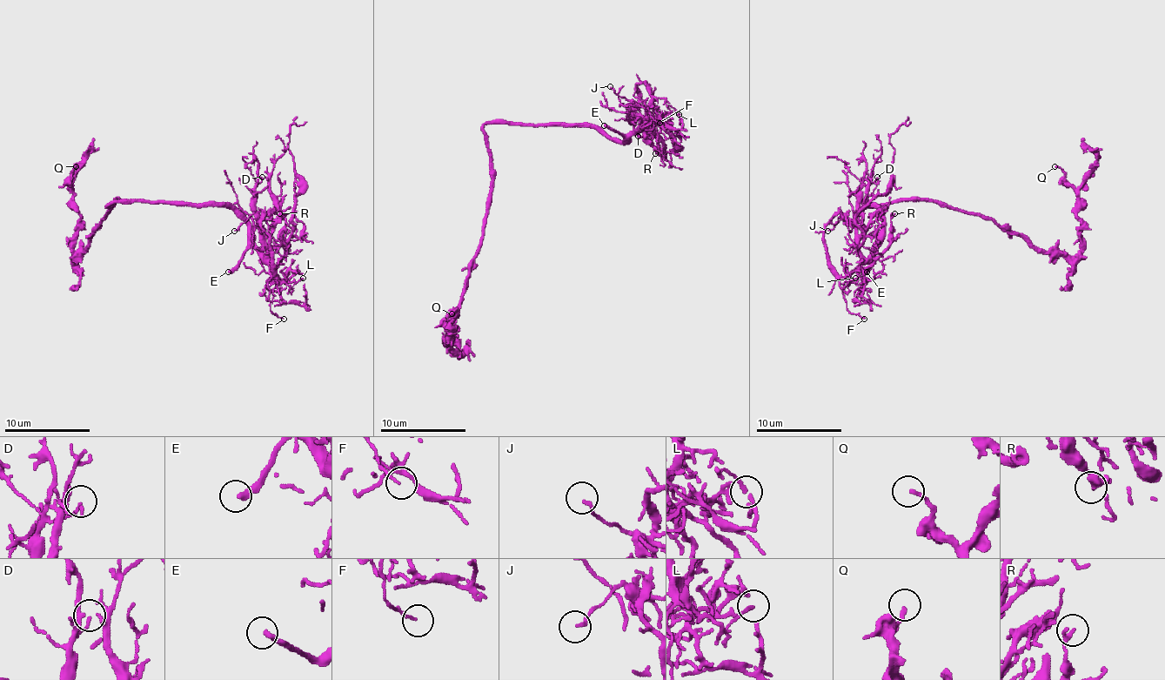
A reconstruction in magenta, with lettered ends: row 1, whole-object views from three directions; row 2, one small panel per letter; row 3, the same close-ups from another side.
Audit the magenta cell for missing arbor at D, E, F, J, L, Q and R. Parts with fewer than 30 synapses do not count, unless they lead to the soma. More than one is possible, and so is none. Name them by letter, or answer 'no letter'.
E

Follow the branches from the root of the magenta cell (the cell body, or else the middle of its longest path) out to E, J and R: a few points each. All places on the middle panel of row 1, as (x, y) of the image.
E: (490, 123), (597, 125), (610, 138), (623, 140), (620, 133), (604, 125)
J: (490, 123), (597, 125), (610, 138), (627, 140), (642, 125), (642, 118), (636, 112), (636, 108), (610, 86)
R: (490, 123), (597, 125), (610, 138), (627, 140), (642, 125), (642, 118), (659, 140), (661, 149), (655, 153)

